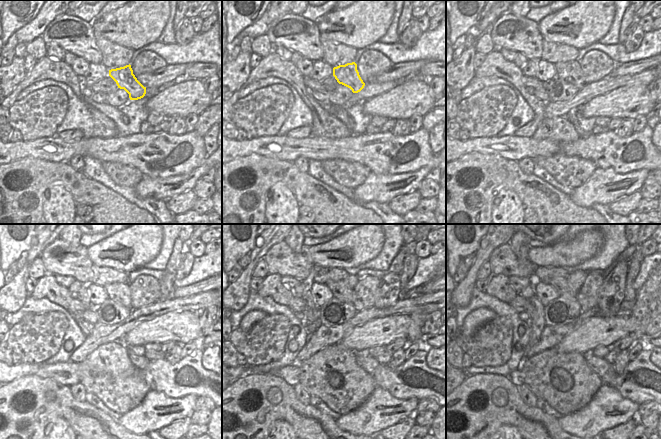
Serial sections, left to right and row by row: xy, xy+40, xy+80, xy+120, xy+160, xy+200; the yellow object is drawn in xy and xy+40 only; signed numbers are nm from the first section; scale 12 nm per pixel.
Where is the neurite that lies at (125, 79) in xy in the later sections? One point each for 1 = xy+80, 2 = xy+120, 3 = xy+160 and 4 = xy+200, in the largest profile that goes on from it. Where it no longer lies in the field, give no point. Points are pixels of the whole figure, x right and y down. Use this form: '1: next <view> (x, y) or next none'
1: next xy+80 (570, 71)
2: next xy+120 (120, 293)
3: next xy+160 (340, 289)
4: next xy+200 (560, 284)

